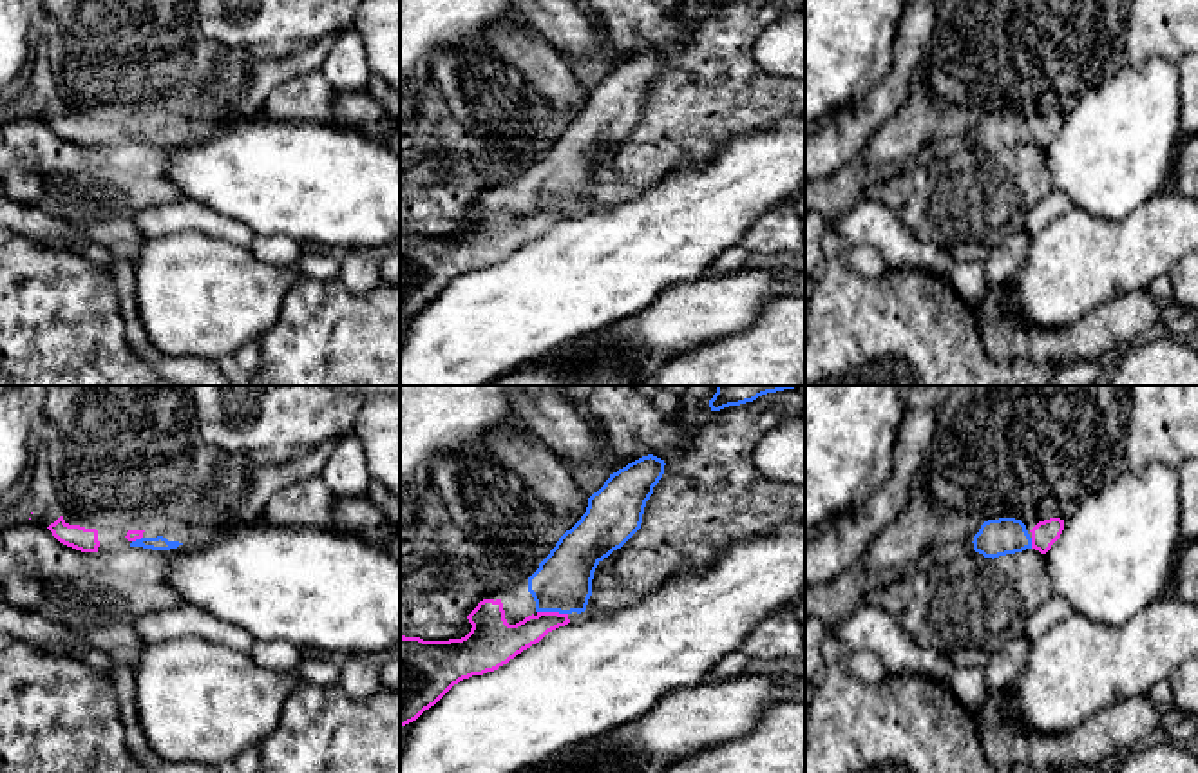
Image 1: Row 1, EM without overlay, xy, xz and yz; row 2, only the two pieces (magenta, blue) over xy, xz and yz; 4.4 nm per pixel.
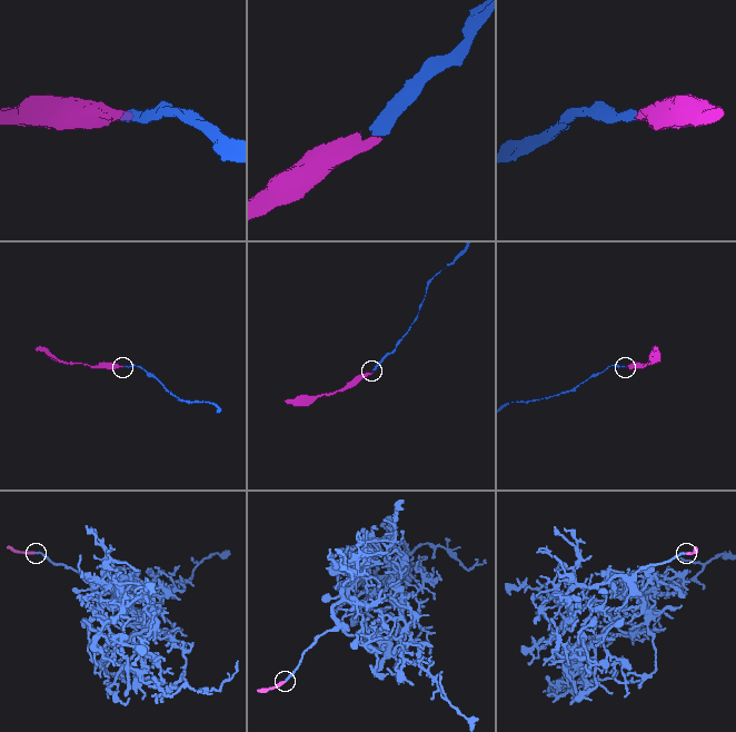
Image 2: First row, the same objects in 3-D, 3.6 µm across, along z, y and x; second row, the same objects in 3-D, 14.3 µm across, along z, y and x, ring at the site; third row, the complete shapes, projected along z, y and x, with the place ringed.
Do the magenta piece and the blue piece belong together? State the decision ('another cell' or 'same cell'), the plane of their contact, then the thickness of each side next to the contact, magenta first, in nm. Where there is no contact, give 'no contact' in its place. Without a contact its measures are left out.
same cell; meets magenta in xz; 160 nm thick on the magenta side, 260 nm on the other

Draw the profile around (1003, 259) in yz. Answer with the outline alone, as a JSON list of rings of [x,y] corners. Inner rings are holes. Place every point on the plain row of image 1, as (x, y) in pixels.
[[[1024,230],[1010,235],[1003,244],[992,248],[986,268],[988,291],[1010,279],[1017,266],[1024,261],[1032,235]]]

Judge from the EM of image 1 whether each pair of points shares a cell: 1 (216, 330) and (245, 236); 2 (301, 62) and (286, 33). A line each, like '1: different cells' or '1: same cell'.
1: different cells
2: different cells

